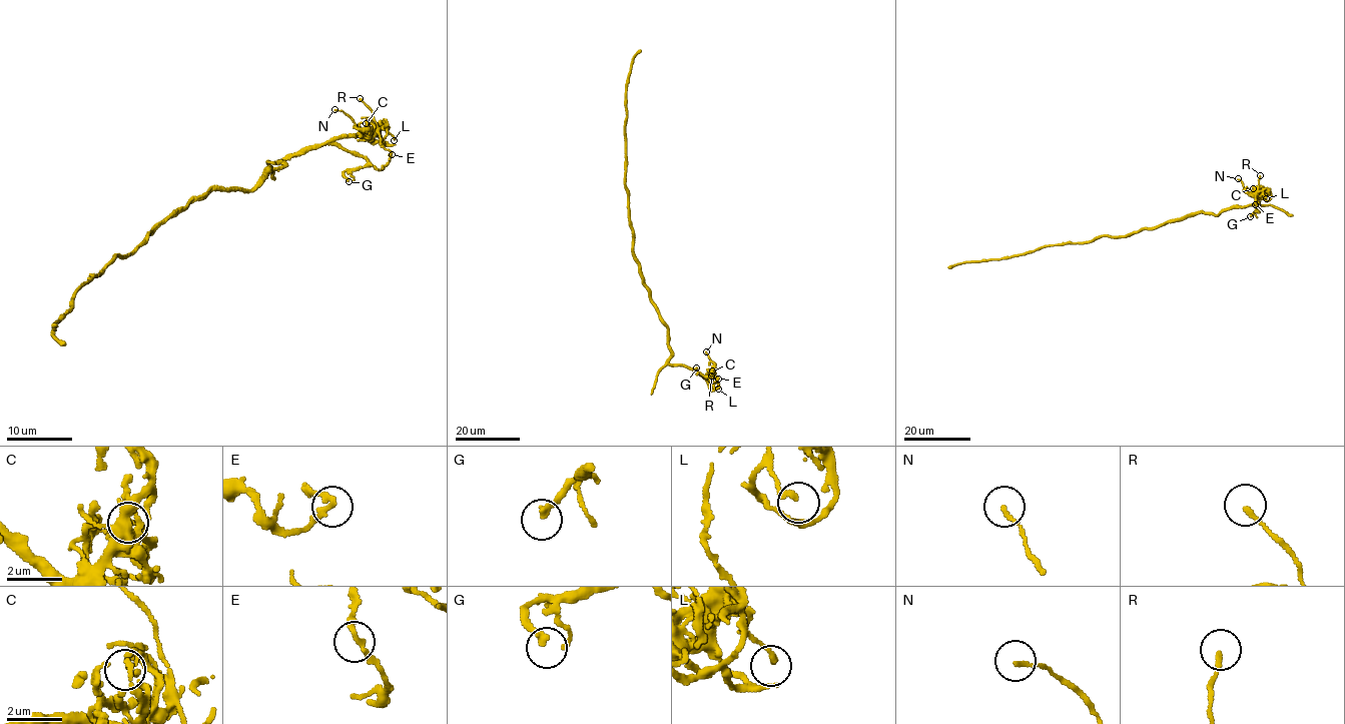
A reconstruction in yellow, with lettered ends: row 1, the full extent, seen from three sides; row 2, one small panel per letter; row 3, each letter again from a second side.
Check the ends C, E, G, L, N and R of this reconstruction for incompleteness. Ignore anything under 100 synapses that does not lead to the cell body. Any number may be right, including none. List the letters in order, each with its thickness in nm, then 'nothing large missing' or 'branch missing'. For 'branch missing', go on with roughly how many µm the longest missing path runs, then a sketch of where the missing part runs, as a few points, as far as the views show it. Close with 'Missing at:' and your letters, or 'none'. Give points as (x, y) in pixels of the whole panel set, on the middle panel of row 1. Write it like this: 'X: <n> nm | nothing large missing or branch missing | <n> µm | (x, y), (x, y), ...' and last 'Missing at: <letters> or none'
C: 120 nm | nothing large missing
E: 190 nm | nothing large missing
G: 200 nm | nothing large missing
L: 200 nm | nothing large missing
N: 120 nm | nothing large missing
R: 160 nm | nothing large missing
Missing at: none

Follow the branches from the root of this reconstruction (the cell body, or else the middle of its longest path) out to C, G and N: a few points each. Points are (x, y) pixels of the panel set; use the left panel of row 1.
C: (152, 231), (203, 193), (250, 189), (285, 157), (339, 138), (367, 139), (373, 123), (366, 123)
G: (152, 231), (203, 193), (250, 189), (285, 157), (322, 144), (367, 162), (344, 171), (349, 181)
N: (152, 231), (203, 193), (250, 189), (285, 157), (339, 138), (367, 140), (365, 129), (334, 109)

